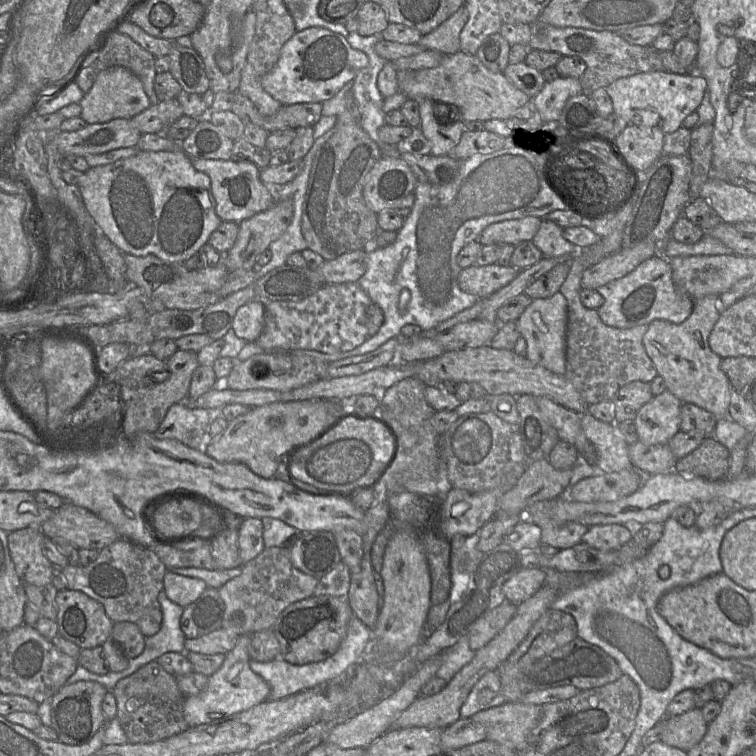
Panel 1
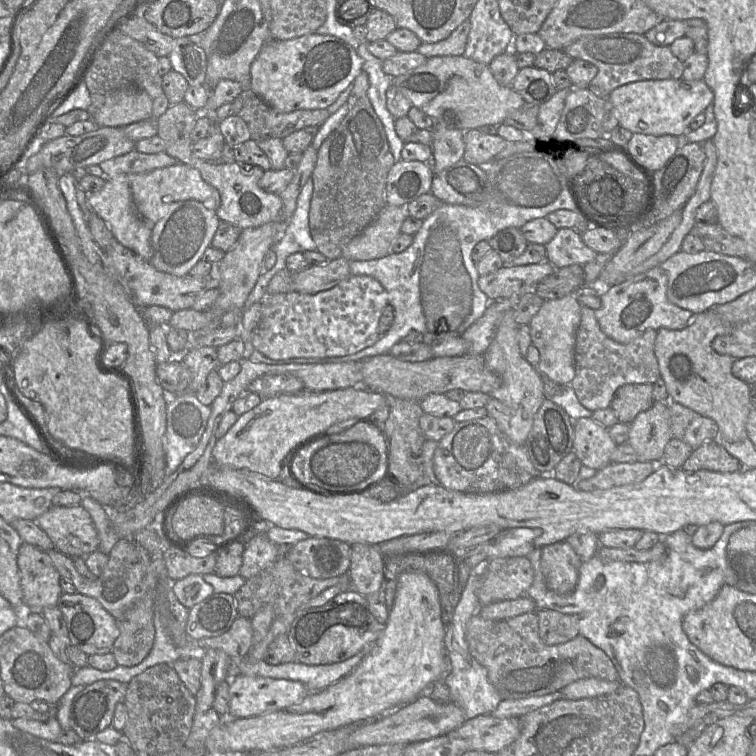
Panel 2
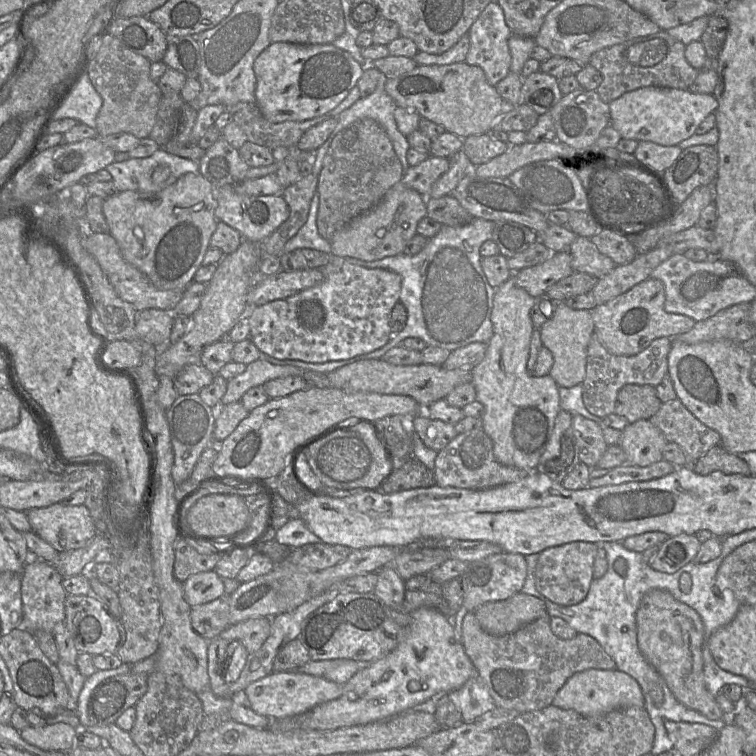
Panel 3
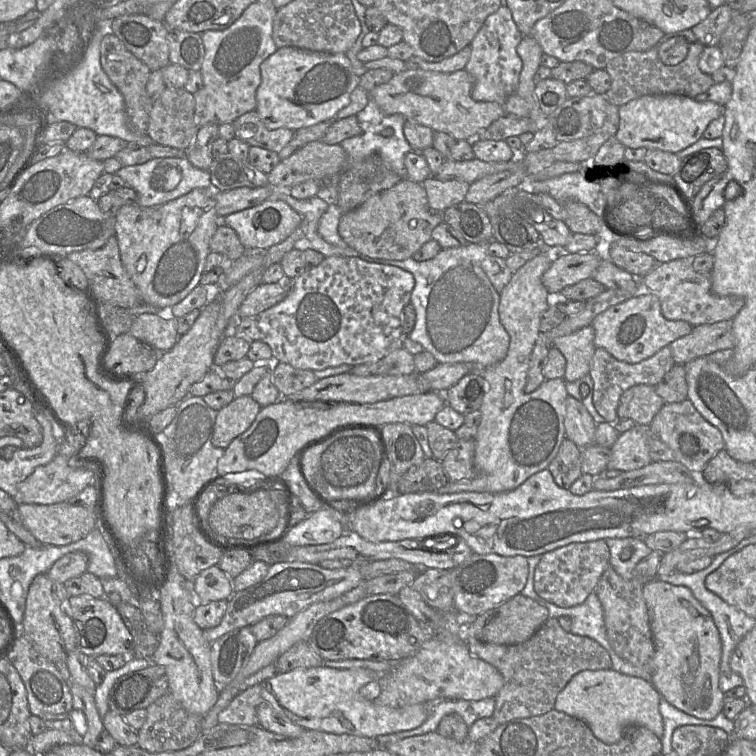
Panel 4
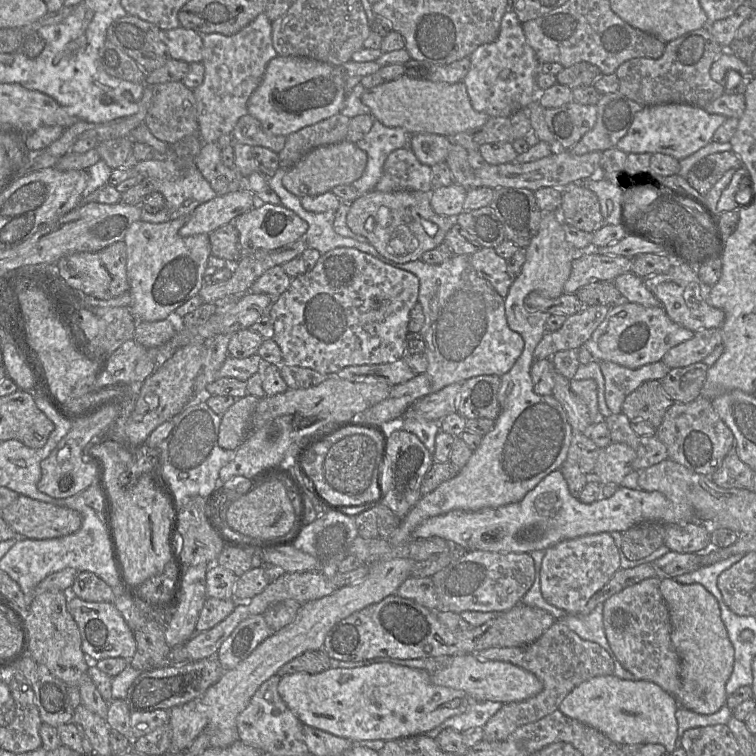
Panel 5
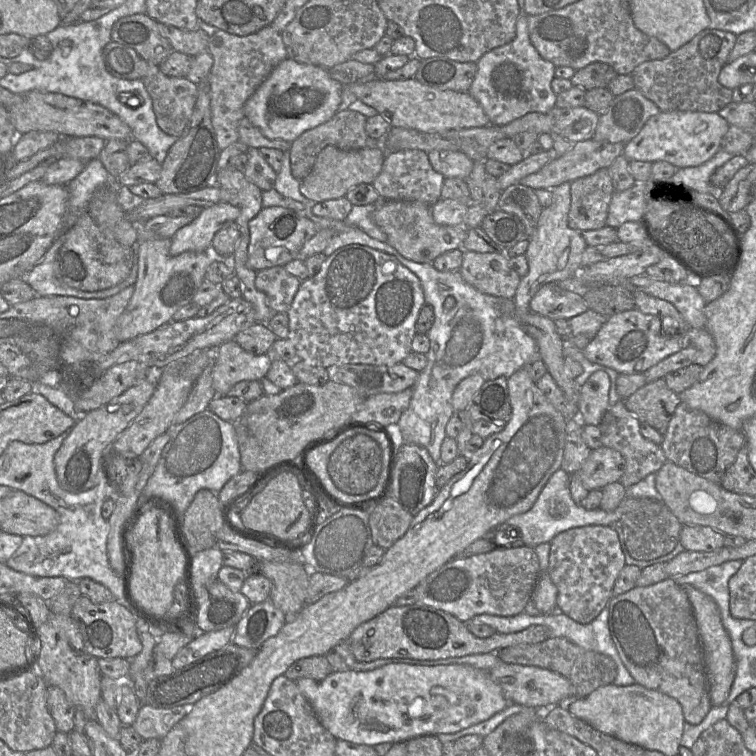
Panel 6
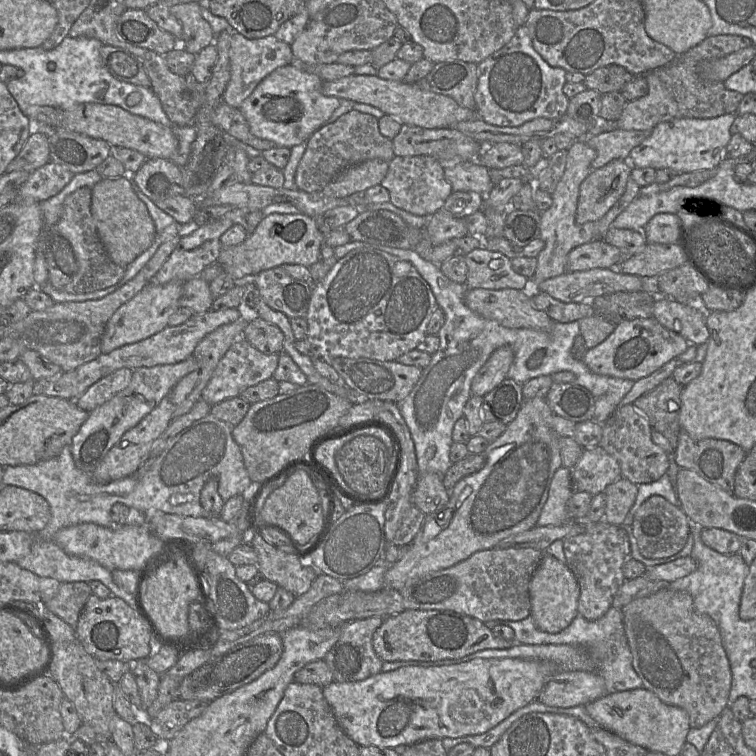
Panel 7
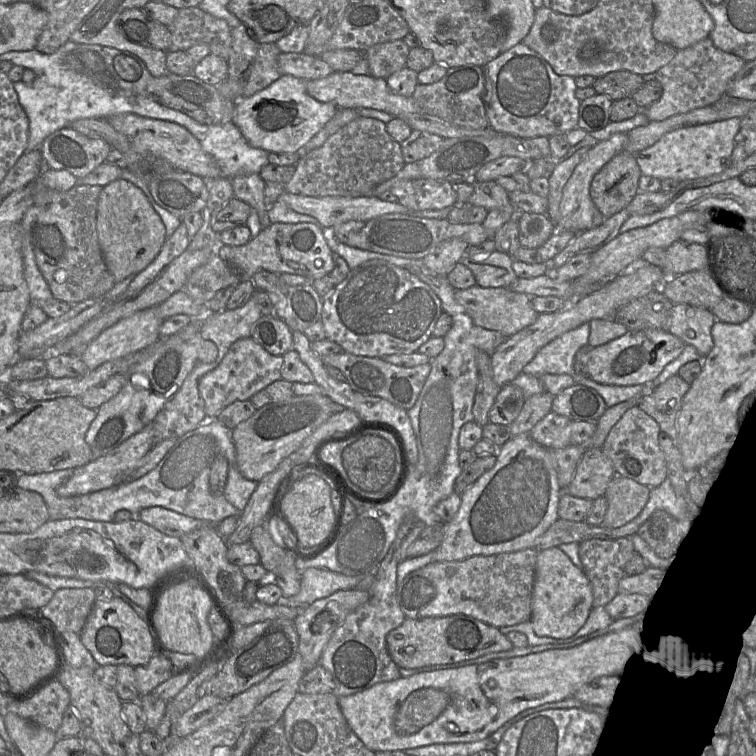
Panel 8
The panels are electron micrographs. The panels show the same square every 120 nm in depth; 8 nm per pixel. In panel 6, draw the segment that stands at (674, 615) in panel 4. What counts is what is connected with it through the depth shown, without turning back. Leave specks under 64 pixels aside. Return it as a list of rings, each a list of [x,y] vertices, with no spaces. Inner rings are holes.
[[[691,585],[681,587],[683,587],[688,596],[697,623],[699,639],[704,655],[710,701],[712,706],[720,706],[727,699],[736,675],[736,661],[731,639],[722,624],[720,610],[716,602],[710,596]]]

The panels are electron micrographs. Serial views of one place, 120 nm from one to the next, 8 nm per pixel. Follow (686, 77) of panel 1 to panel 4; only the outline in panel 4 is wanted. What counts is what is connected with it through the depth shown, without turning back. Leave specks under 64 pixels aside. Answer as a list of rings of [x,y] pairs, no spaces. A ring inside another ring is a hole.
[[[647,95],[619,106],[616,138],[626,148],[647,148],[678,153],[698,141],[709,123],[723,115],[723,106],[681,95]]]

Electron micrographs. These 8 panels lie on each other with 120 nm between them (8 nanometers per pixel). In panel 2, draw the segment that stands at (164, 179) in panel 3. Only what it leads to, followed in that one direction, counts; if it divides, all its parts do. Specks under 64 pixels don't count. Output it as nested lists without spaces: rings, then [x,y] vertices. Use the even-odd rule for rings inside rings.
[[[134,149],[127,154],[103,161],[99,166],[109,178],[113,178],[120,174],[148,173],[155,169],[175,165],[178,162],[165,151],[156,154],[145,154]]]

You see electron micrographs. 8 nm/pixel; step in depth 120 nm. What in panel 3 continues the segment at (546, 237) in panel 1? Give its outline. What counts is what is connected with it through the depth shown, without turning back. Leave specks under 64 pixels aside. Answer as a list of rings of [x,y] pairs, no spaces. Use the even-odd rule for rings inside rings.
[[[577,237],[567,252],[571,255],[571,266],[574,271],[587,273],[597,279],[609,274],[617,266],[585,237]]]

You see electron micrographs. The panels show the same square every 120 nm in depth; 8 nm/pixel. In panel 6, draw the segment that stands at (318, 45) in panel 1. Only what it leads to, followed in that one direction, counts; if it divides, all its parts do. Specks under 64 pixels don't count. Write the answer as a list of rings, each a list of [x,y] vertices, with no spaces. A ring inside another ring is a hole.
[[[286,58],[249,97],[244,105],[244,114],[268,139],[281,139],[291,143],[305,131],[327,122],[334,116],[342,100],[342,89],[343,85],[329,76],[328,69]]]

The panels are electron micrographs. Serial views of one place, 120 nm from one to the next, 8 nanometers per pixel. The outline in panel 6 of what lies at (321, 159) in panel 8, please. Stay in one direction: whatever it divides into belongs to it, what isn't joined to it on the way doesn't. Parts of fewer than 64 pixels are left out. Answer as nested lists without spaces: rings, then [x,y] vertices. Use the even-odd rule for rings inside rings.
[[[344,110],[337,111],[327,122],[309,129],[291,142],[289,157],[291,173],[297,180],[303,180],[311,172],[318,154],[327,146],[334,146],[341,150],[358,150],[362,148],[377,148],[377,140],[368,136],[365,130],[367,117],[363,114]]]

